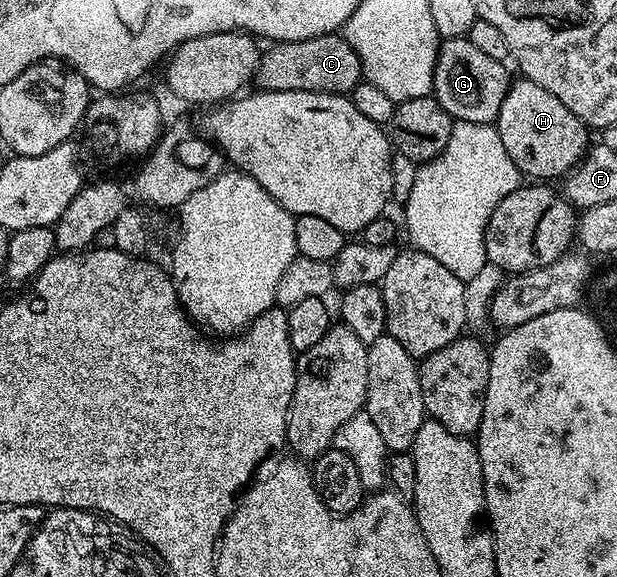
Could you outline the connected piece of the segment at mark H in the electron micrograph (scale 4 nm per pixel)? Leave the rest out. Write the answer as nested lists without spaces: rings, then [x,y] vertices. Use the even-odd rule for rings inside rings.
[[[525,78],[511,83],[500,106],[496,127],[500,142],[504,142],[504,150],[508,150],[508,158],[516,162],[523,177],[538,182],[553,181],[553,176],[565,177],[588,151],[586,124],[580,122],[580,118],[576,118],[576,114],[572,114],[560,98],[548,94],[544,86],[536,86],[536,82]]]

